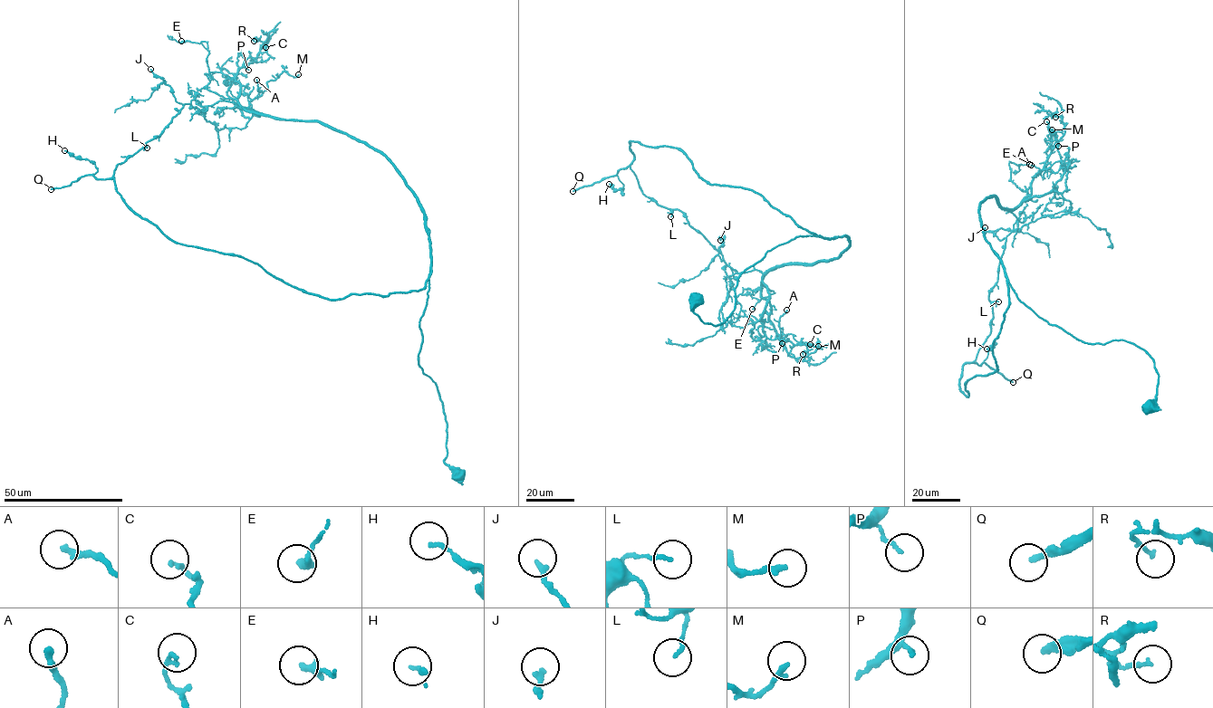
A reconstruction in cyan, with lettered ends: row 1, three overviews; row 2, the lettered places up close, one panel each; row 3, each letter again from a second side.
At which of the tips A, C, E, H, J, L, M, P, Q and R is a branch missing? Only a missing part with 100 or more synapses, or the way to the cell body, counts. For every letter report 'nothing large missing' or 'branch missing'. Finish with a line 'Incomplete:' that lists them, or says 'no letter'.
A: nothing large missing
C: nothing large missing
E: nothing large missing
H: nothing large missing
J: nothing large missing
L: nothing large missing
M: nothing large missing
P: nothing large missing
Q: branch missing
R: nothing large missing
Incomplete: Q

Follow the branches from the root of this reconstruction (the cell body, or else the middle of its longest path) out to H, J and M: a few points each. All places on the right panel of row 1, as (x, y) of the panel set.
H: (1149, 408), (1150, 355), (1077, 339), (1008, 282), (998, 369), (969, 378), (968, 397), (963, 365), (986, 349)
J: (1149, 408), (1150, 355), (1077, 339), (1008, 282), (998, 369), (961, 392), (1006, 240), (985, 227)
M: (1149, 408), (1153, 358), (1042, 319), (984, 235), (986, 198), (1013, 210), (1064, 173), (1052, 129)

